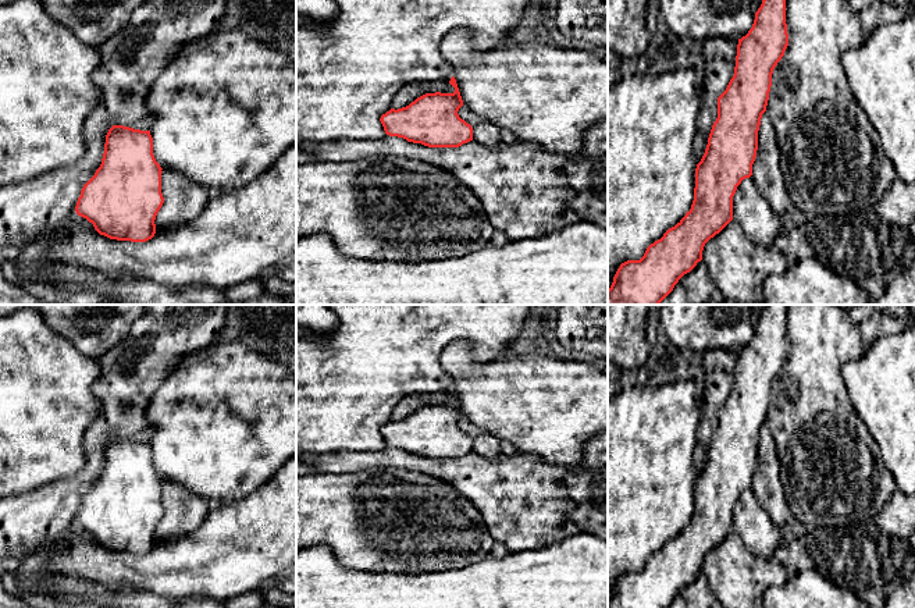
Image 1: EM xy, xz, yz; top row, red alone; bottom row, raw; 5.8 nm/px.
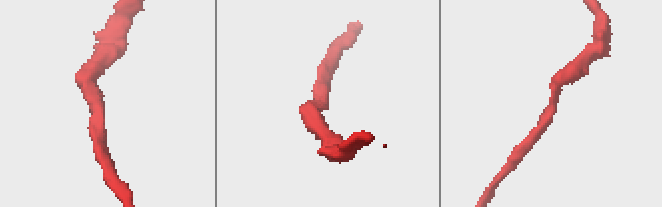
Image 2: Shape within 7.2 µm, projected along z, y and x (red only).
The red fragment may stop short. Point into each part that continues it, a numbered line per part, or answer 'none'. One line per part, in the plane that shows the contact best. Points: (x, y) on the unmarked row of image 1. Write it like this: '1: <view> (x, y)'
none

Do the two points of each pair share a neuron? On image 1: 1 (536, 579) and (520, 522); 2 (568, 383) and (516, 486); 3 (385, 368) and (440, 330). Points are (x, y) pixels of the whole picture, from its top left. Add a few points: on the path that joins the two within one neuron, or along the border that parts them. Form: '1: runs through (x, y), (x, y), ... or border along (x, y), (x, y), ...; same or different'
1: border along (559, 540), (540, 548), (509, 553); different
2: border along (519, 451), (562, 466); different
3: runs through (399, 354), (422, 331), (426, 331); same

